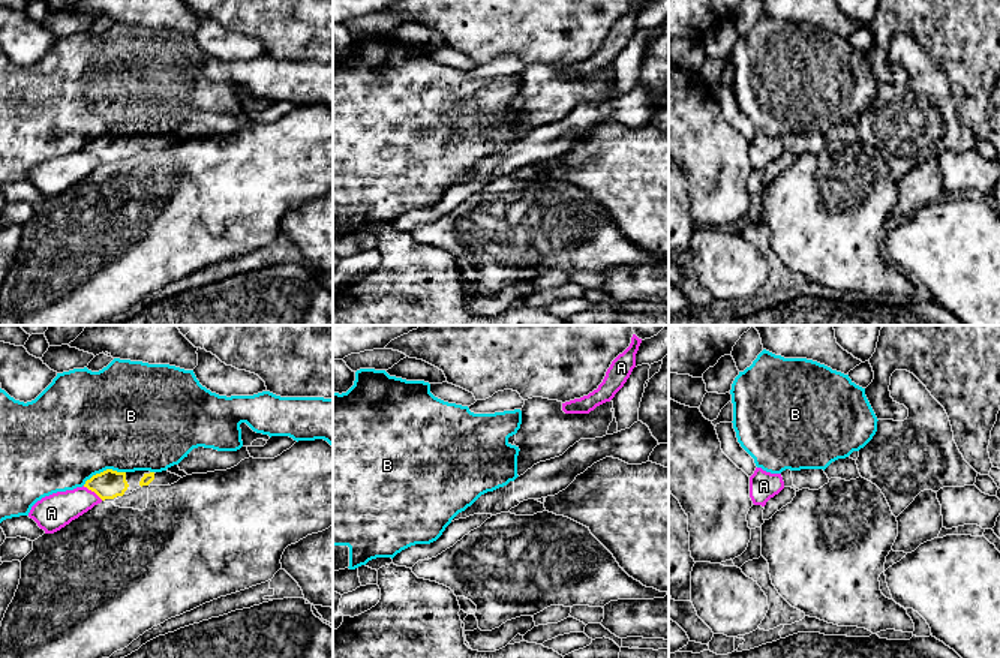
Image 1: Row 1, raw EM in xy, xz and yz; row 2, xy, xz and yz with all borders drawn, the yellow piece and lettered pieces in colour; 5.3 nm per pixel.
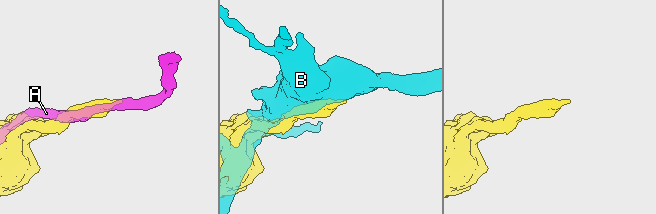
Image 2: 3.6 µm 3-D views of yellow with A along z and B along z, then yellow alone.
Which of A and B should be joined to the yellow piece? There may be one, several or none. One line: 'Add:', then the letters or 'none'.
Add: none

